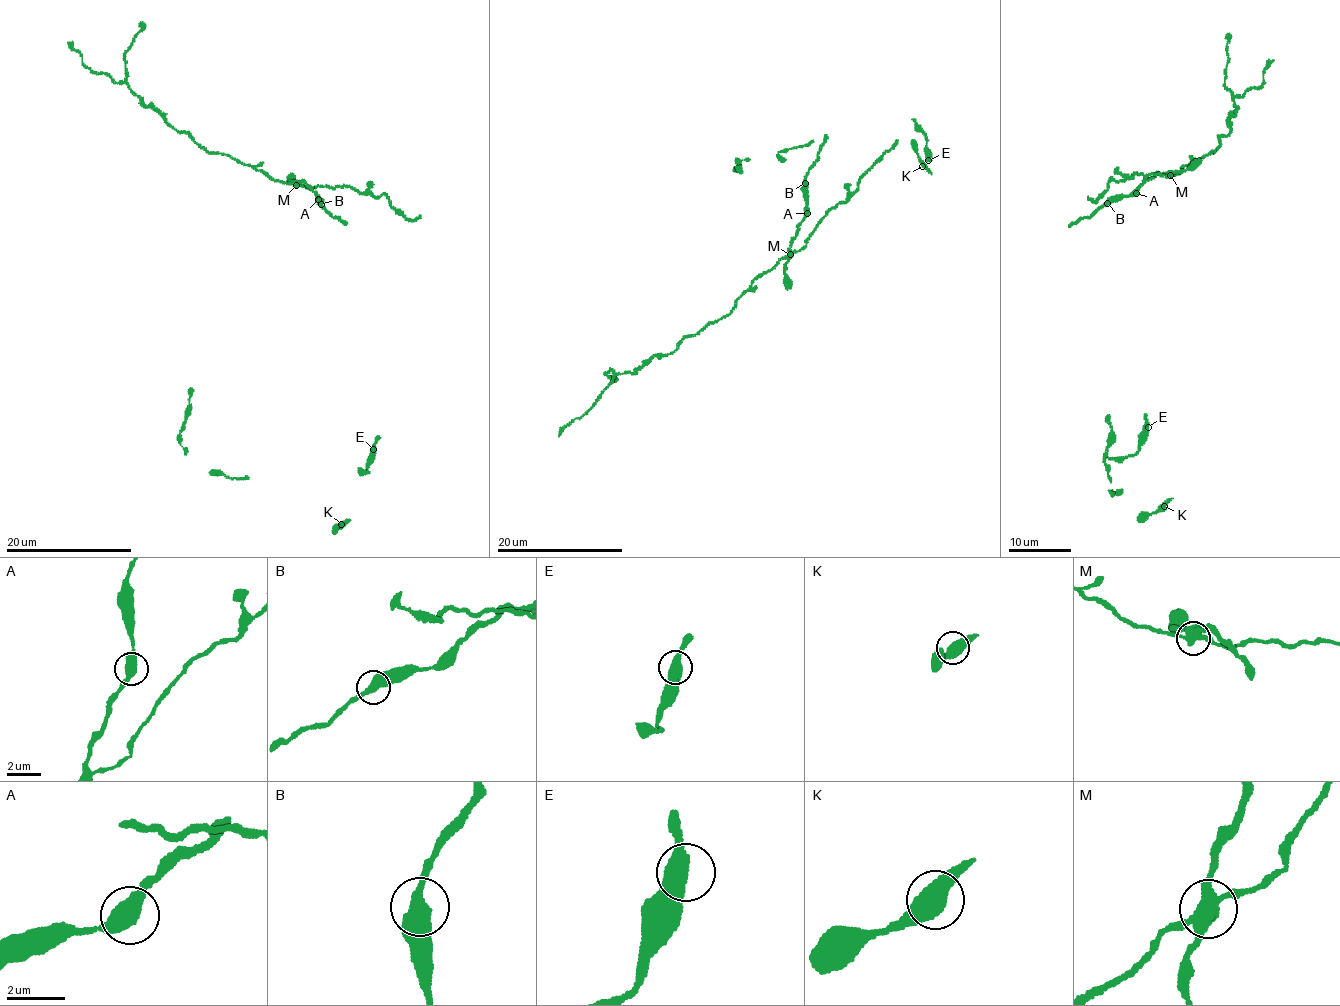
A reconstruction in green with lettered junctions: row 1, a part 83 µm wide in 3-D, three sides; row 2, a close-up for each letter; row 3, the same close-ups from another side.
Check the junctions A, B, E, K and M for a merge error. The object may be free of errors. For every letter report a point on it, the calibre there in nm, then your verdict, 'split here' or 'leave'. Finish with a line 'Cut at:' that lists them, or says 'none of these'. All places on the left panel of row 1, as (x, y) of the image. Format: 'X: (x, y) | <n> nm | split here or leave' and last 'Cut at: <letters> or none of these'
A: (318, 199) | 480 nm | leave
B: (321, 204) | 480 nm | leave
E: (373, 449) | 500 nm | leave
K: (341, 524) | 500 nm | leave
M: (296, 185) | 480 nm | split here
Cut at: M

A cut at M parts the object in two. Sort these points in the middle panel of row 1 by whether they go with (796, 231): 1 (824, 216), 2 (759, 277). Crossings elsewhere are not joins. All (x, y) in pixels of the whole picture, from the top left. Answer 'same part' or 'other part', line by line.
1: other part
2: other part

